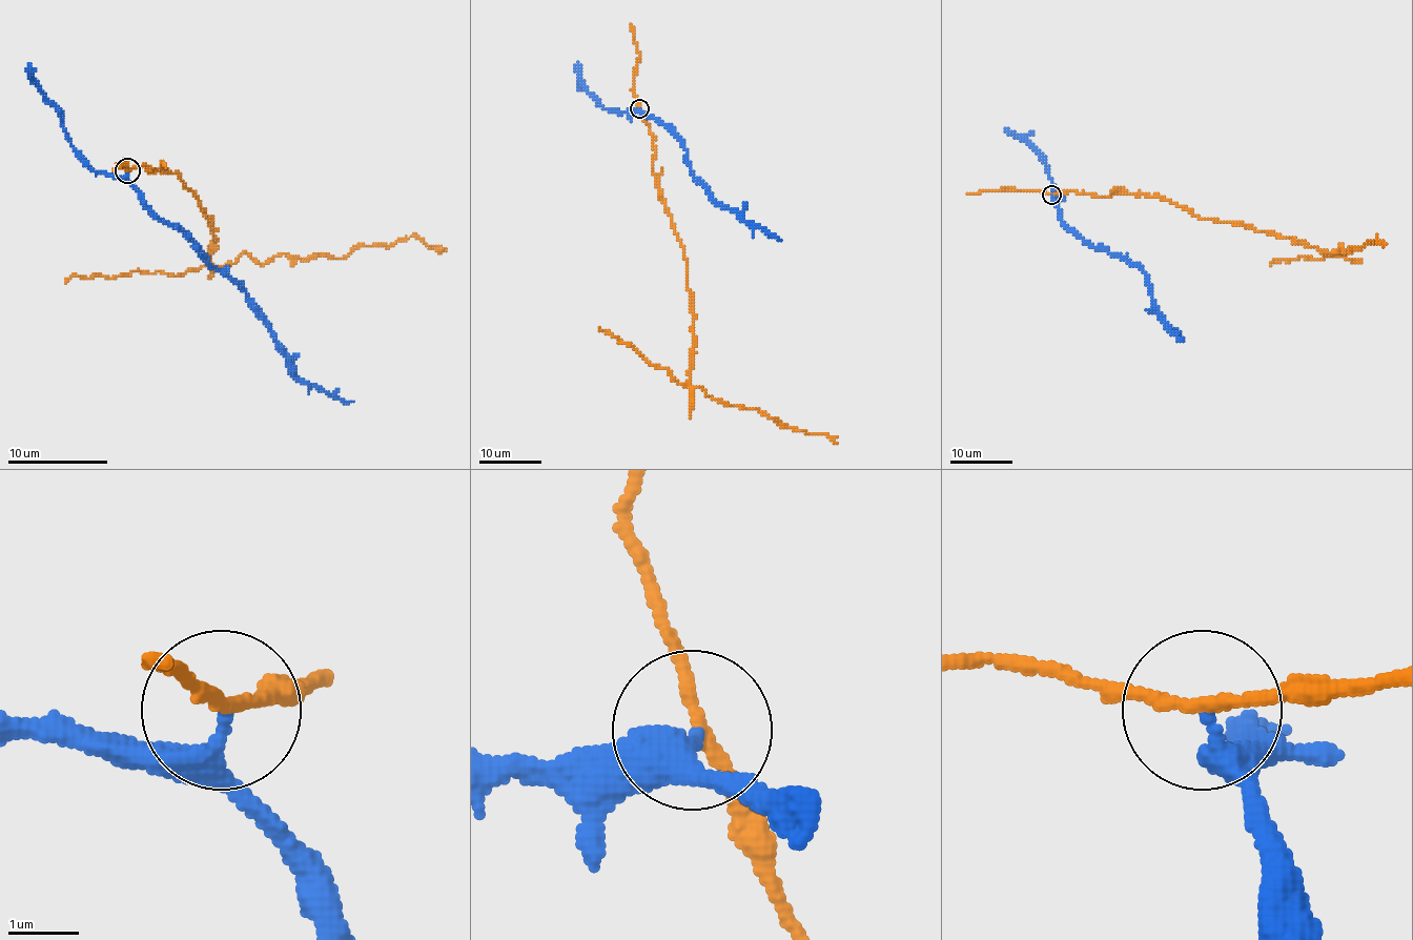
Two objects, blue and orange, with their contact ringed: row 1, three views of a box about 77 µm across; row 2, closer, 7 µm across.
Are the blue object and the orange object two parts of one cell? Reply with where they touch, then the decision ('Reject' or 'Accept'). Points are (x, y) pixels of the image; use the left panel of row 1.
Place: (127, 170). Reject

